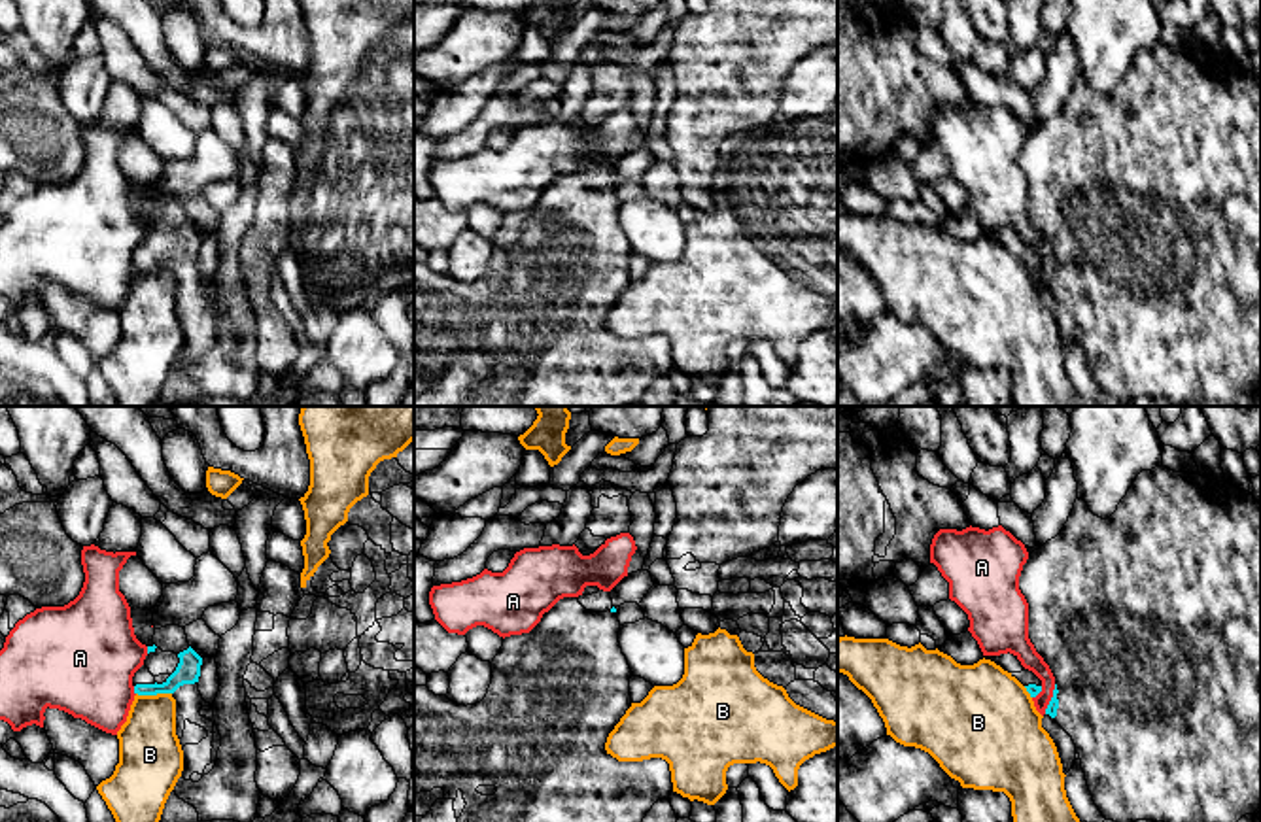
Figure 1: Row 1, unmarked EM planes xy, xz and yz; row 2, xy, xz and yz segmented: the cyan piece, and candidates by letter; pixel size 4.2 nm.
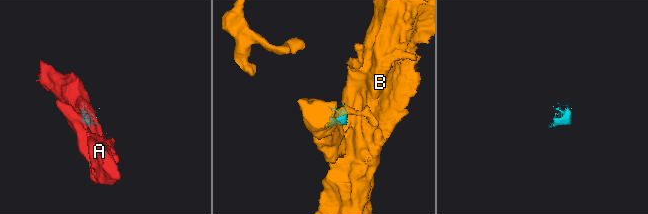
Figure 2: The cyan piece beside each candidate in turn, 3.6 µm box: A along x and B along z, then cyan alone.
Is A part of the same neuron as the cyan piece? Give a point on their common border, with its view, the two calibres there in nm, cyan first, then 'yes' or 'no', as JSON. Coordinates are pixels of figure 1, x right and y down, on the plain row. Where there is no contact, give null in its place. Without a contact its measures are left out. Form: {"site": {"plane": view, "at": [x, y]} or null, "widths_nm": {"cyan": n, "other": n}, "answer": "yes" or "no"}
{"site": {"plane": "yz", "at": [1052, 276]}, "widths_nm": {"cyan": 50, "other": 90}, "answer": "no"}

